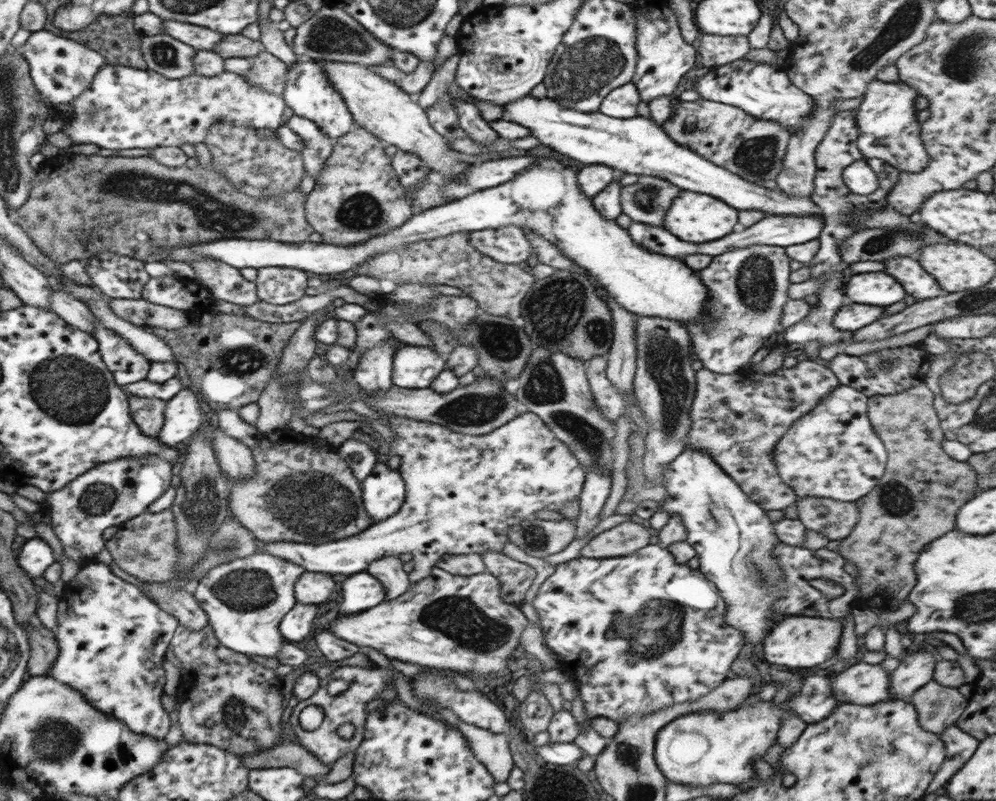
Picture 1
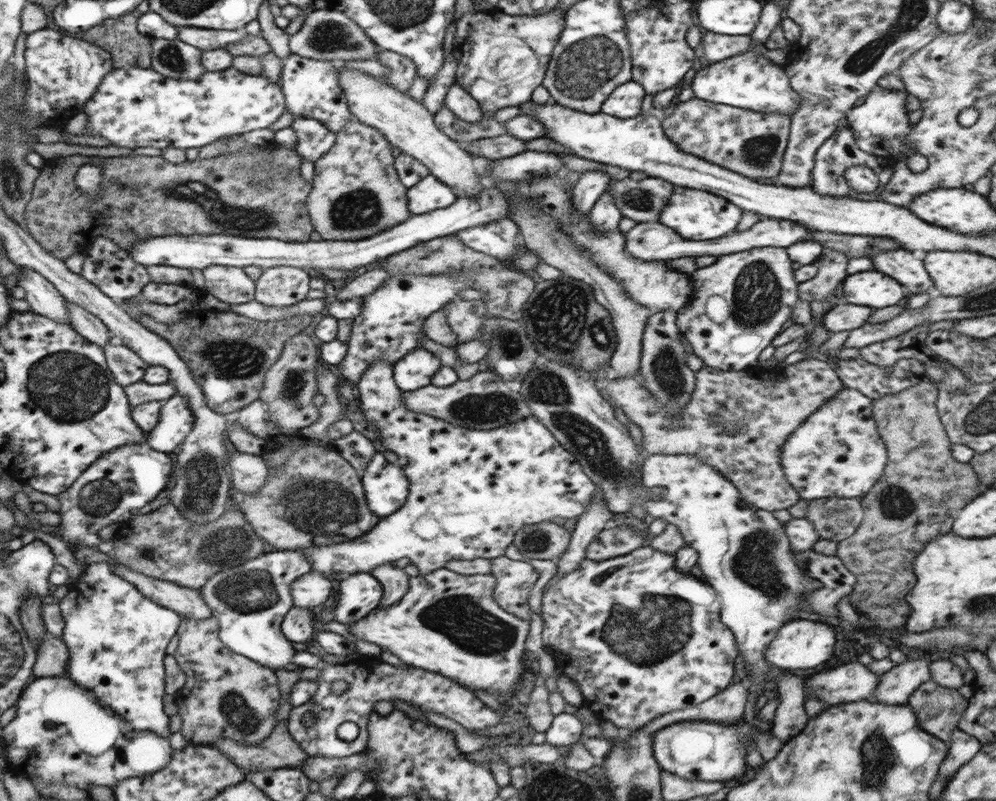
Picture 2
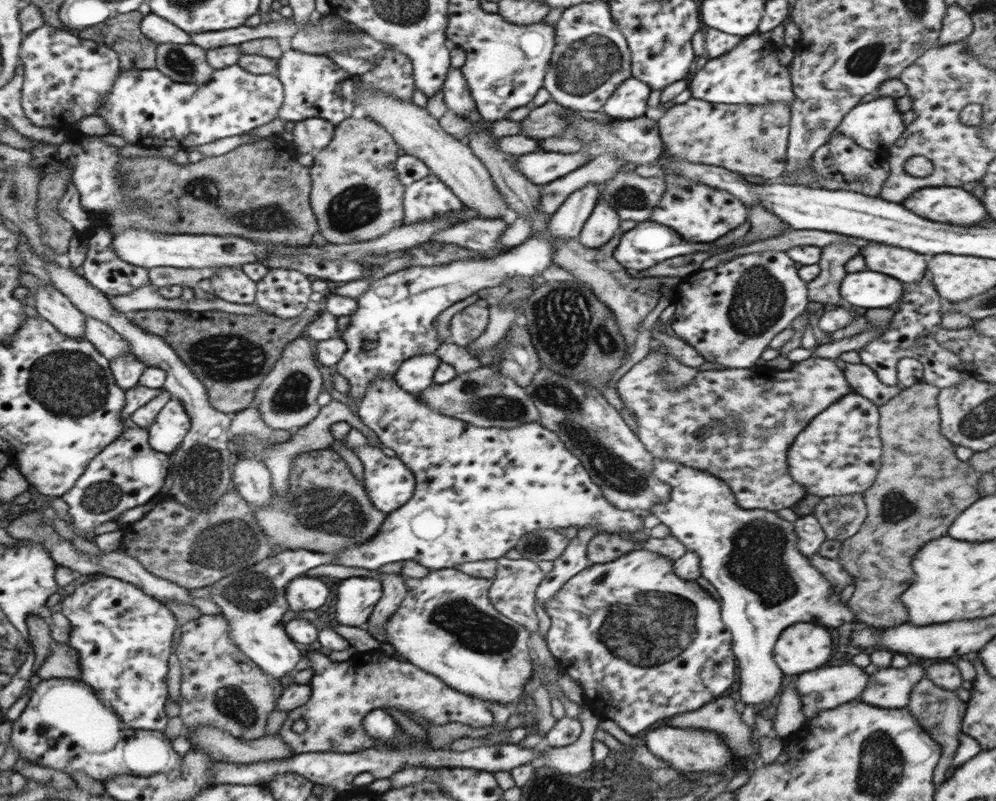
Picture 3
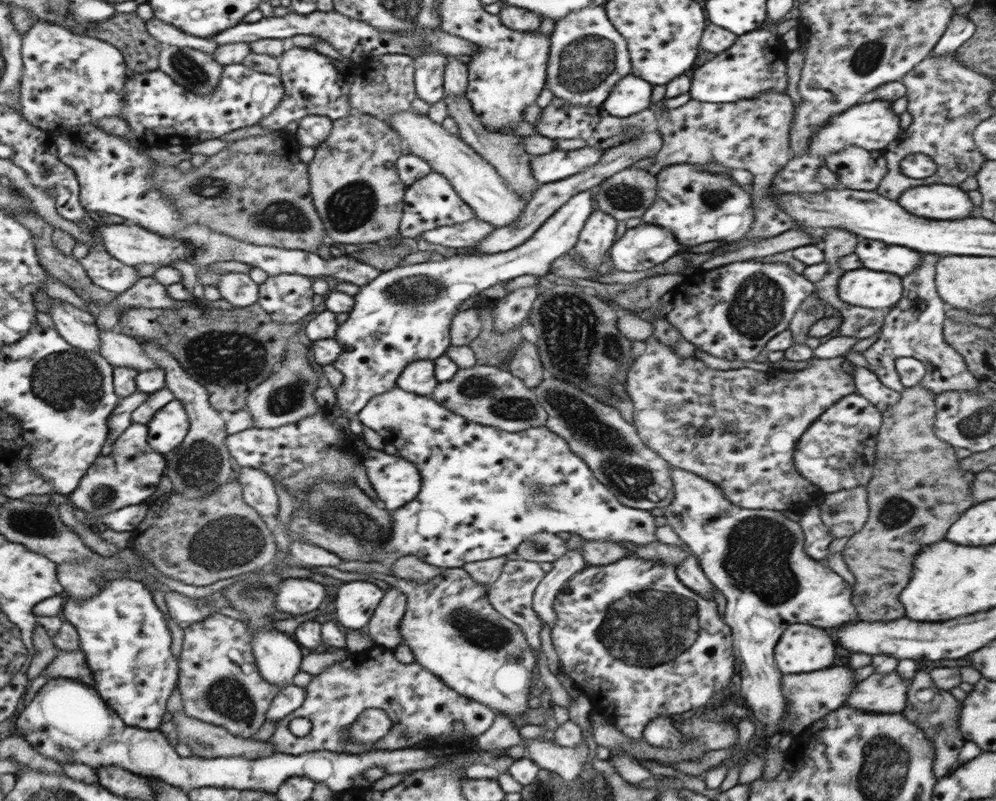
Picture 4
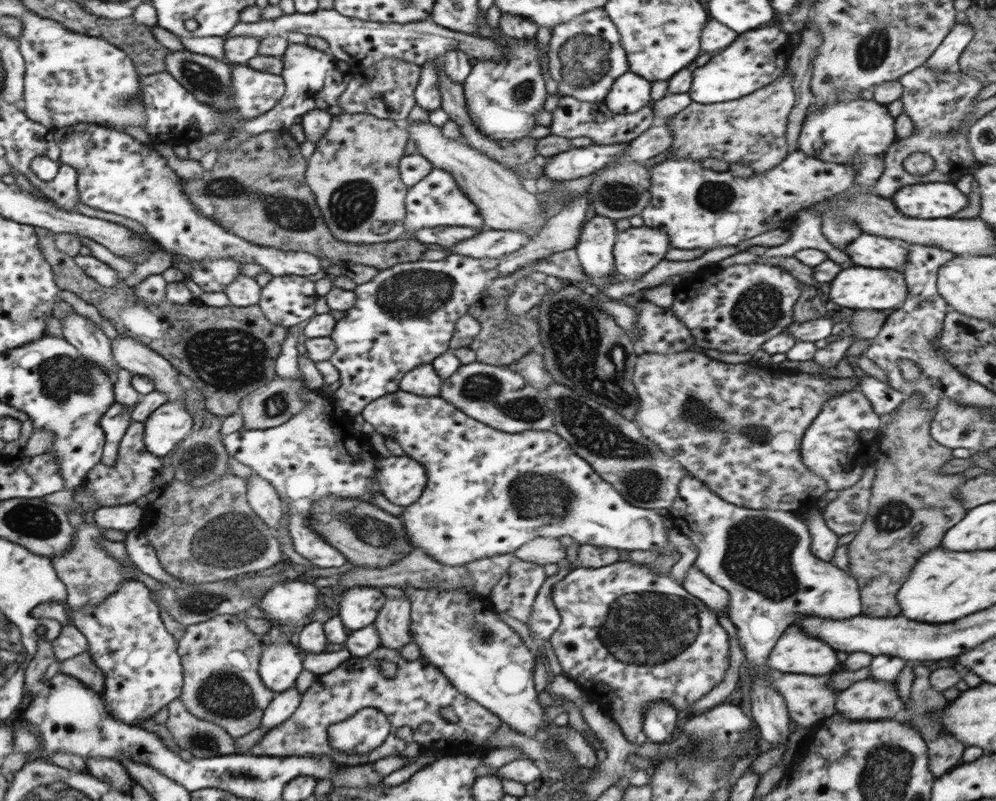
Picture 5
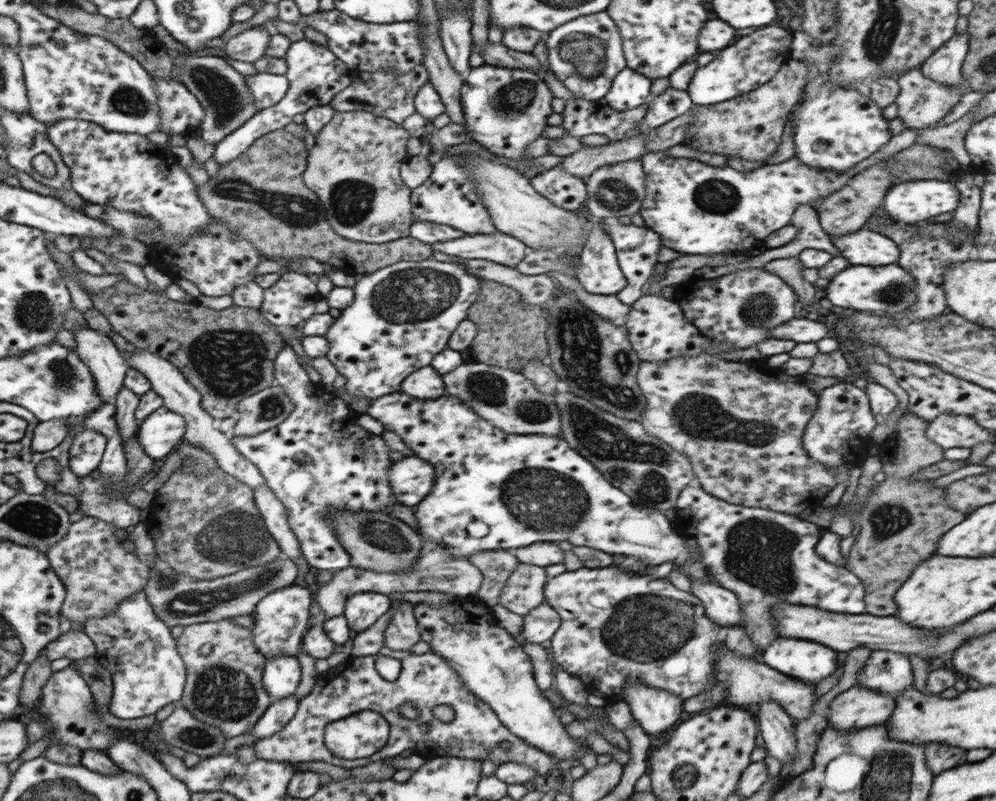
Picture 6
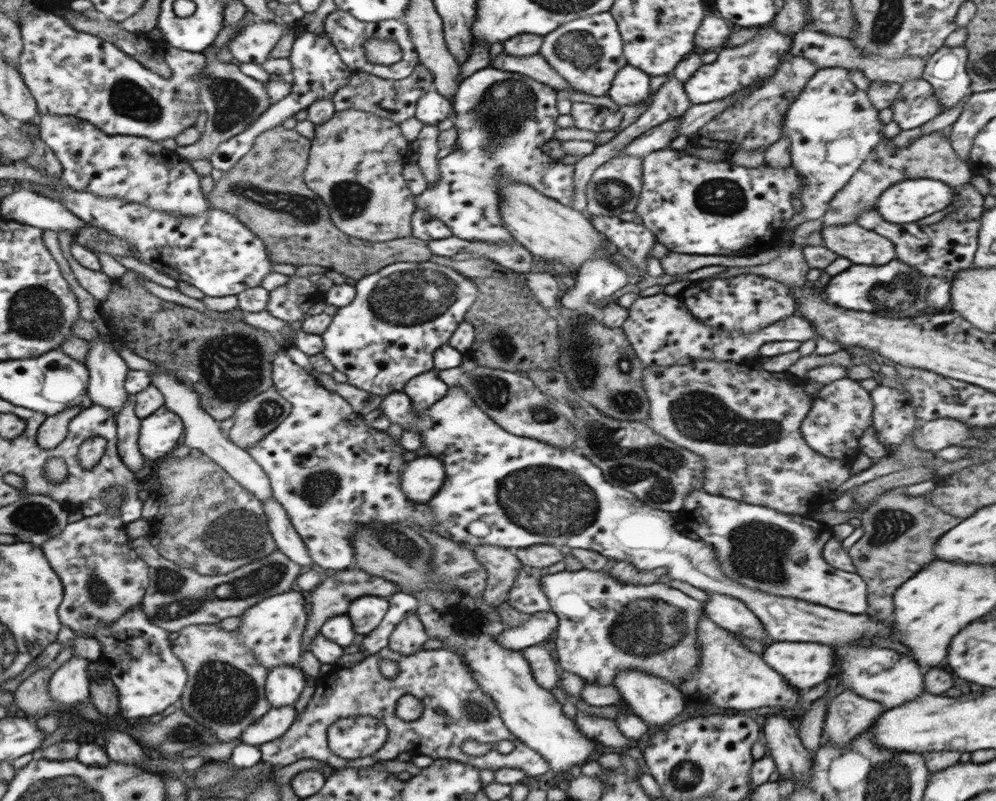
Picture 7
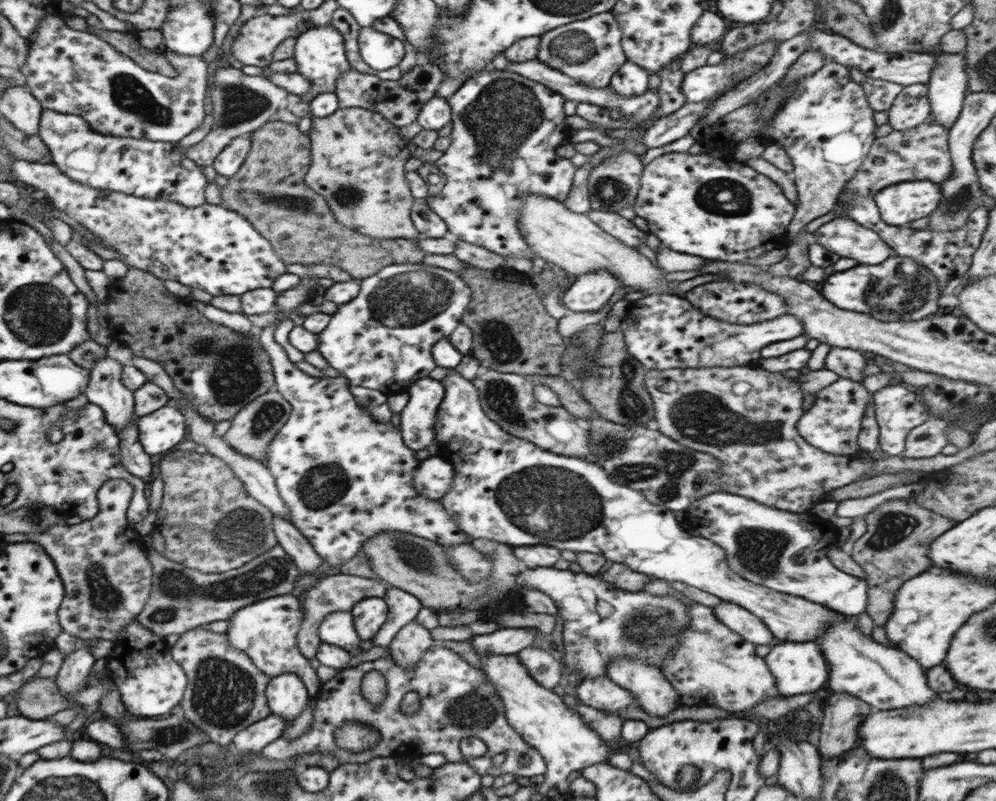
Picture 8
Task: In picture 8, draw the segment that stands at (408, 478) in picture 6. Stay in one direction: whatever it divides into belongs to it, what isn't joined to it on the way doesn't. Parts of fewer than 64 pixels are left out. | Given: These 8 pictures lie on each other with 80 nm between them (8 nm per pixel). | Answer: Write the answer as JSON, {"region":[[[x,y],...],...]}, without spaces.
{"region":[[[430,456],[421,462],[422,466],[416,468],[412,485],[420,496],[439,500],[446,491],[452,488],[454,482],[454,467],[442,456]]]}

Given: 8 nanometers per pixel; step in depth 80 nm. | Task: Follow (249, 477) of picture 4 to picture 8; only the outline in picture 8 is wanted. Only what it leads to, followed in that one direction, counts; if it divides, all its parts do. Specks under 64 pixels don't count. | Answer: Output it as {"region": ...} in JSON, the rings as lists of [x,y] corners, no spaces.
{"region":[[[273,515],[273,533],[279,544],[293,558],[300,572],[314,574],[323,558],[314,550],[313,544],[288,520]]]}

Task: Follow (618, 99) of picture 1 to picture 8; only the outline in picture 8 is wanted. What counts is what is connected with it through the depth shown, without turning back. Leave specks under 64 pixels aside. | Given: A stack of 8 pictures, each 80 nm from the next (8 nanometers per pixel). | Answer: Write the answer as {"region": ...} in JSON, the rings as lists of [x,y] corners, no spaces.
{"region":[[[626,61],[614,73],[609,86],[616,94],[624,98],[632,98],[650,90],[648,88],[648,78],[650,78],[650,72],[648,70]]]}

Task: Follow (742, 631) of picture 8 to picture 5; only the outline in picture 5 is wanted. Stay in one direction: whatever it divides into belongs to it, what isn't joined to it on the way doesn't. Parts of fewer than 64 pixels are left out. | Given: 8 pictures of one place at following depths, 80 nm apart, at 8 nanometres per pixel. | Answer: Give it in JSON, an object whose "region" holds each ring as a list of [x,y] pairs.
{"region":[[[694,564],[687,570],[686,576],[681,582],[681,587],[690,594],[702,600],[720,618],[723,612],[730,612],[729,594],[721,586],[714,584],[703,571]]]}

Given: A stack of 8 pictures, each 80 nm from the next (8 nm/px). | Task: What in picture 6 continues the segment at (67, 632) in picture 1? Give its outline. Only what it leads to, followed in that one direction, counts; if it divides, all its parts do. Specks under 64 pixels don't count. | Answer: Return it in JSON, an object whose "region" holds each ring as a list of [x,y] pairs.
{"region":[[[144,588],[132,596],[122,599],[114,612],[104,618],[86,620],[81,627],[95,644],[95,657],[97,661],[113,676],[113,693],[107,710],[117,716],[130,720],[156,714],[166,704],[180,702],[186,684],[186,667],[182,657],[177,651],[177,640],[170,634],[168,625],[158,620],[154,614],[154,607],[147,599]]]}

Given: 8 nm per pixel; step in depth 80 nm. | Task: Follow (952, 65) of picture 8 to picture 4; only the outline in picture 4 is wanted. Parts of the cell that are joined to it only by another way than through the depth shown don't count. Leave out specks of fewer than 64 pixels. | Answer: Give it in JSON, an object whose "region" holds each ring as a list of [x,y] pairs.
{"region":[[[956,13],[948,23],[938,44],[933,48],[932,55],[954,55],[961,44],[964,44],[975,33],[975,24],[966,17]]]}

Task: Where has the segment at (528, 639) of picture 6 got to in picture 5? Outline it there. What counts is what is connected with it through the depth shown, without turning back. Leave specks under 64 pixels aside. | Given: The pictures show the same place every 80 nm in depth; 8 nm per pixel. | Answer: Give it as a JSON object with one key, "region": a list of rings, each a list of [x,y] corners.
{"region":[[[562,559],[557,565],[559,569],[543,580],[530,613],[528,626],[534,640],[550,639],[561,624],[561,616],[553,603],[553,584],[556,584],[568,572],[572,572],[576,566],[567,559]]]}

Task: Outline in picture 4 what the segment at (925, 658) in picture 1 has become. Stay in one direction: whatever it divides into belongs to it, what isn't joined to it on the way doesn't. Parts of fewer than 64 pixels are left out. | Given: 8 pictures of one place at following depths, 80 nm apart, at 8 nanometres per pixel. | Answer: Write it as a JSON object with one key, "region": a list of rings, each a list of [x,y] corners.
{"region":[[[896,671],[886,674],[872,673],[870,678],[858,682],[854,692],[850,694],[848,702],[844,705],[850,705],[859,711],[868,711],[873,713],[900,713],[907,705],[907,690],[911,680],[900,677]]]}

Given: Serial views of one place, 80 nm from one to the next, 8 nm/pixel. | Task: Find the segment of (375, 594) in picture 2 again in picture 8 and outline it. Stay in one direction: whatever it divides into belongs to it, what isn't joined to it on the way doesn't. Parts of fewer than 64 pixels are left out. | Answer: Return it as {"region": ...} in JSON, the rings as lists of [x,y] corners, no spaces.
{"region":[[[370,597],[356,602],[351,609],[356,632],[366,645],[386,623],[389,606],[383,598]]]}

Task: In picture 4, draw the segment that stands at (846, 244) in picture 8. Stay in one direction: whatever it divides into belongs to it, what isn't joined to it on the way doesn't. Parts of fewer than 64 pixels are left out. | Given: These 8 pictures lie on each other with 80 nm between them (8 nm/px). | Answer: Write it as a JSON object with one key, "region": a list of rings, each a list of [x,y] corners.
{"region":[[[865,238],[856,245],[855,252],[864,268],[876,270],[876,272],[889,272],[896,276],[908,276],[913,274],[921,265],[921,254],[893,244],[882,244],[879,240]]]}

